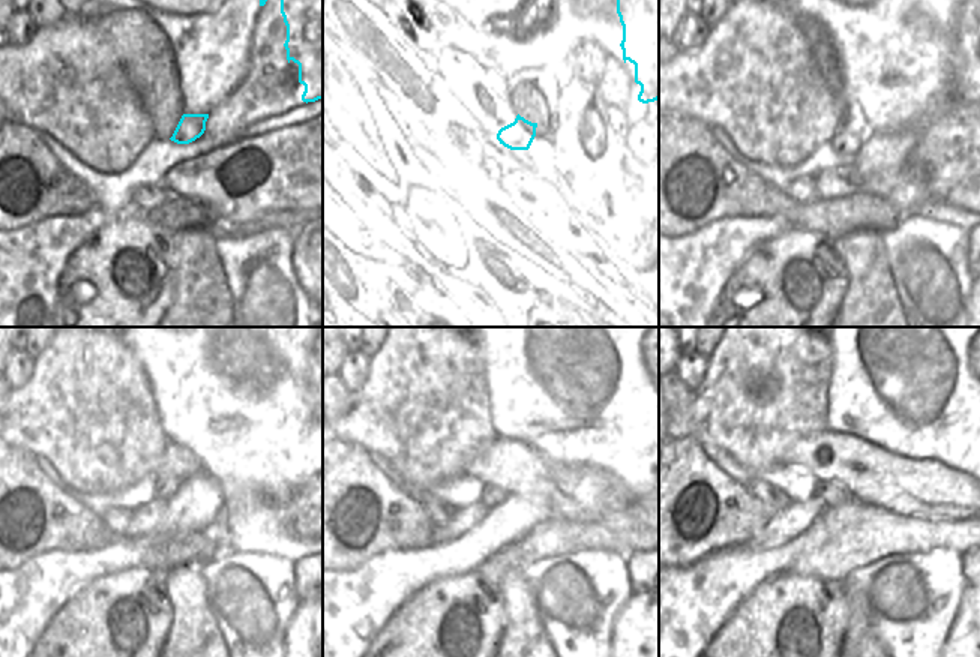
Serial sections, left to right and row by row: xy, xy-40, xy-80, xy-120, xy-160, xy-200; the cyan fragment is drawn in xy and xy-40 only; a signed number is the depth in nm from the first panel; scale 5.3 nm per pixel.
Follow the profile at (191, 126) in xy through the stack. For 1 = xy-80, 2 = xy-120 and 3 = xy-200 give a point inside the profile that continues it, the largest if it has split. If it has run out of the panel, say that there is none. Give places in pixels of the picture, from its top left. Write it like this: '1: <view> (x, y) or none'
1: xy-80 (850, 137)
2: xy-120 (167, 488)
3: xy-200 (829, 494)

